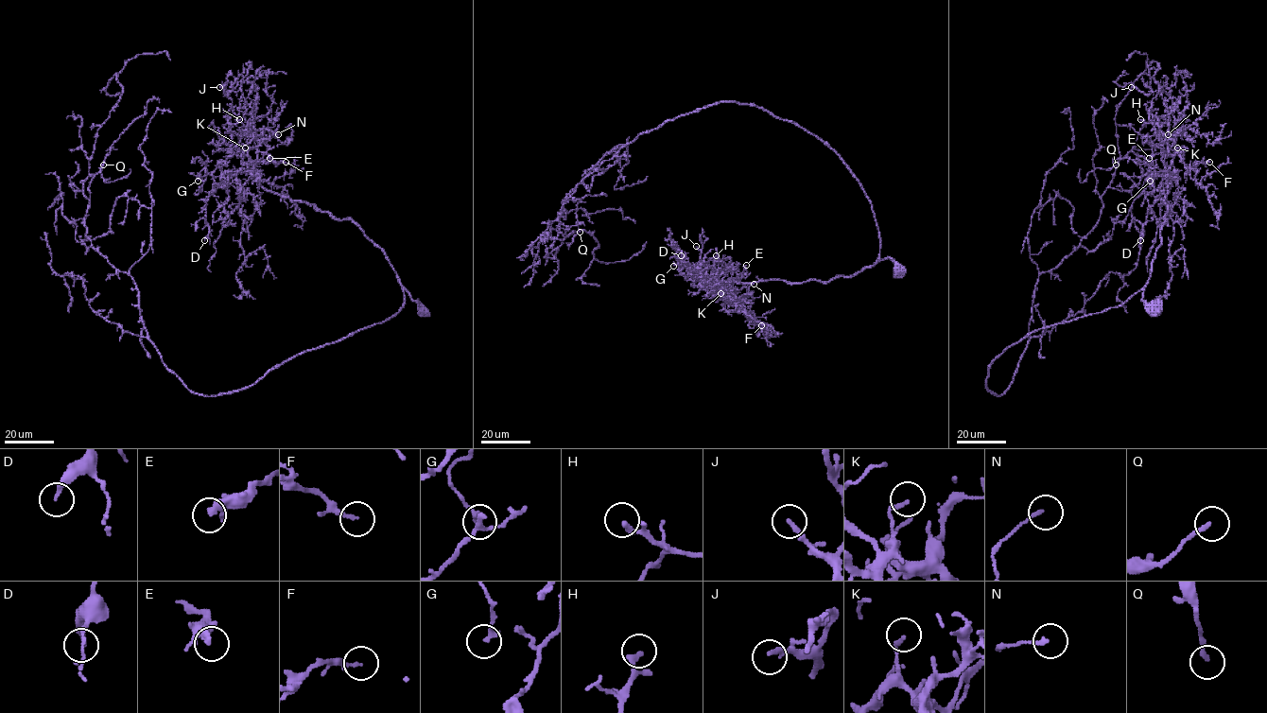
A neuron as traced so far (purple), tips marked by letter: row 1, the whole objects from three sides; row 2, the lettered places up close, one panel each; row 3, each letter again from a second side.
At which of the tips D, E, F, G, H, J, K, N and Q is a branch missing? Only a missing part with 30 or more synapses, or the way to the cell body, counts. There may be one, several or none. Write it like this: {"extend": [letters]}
{"extend": ["F", "H", "J"]}

